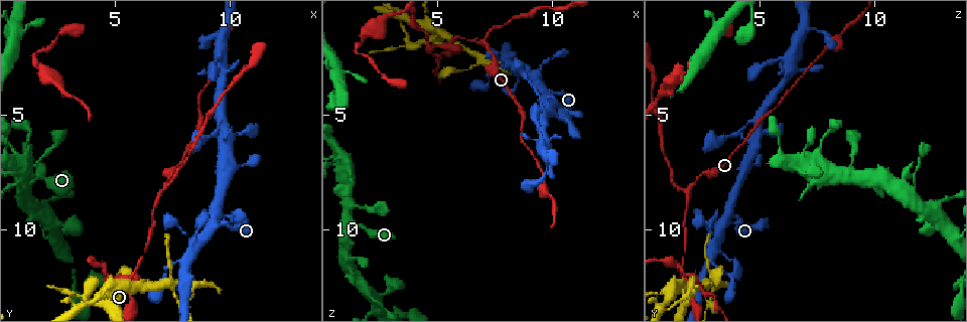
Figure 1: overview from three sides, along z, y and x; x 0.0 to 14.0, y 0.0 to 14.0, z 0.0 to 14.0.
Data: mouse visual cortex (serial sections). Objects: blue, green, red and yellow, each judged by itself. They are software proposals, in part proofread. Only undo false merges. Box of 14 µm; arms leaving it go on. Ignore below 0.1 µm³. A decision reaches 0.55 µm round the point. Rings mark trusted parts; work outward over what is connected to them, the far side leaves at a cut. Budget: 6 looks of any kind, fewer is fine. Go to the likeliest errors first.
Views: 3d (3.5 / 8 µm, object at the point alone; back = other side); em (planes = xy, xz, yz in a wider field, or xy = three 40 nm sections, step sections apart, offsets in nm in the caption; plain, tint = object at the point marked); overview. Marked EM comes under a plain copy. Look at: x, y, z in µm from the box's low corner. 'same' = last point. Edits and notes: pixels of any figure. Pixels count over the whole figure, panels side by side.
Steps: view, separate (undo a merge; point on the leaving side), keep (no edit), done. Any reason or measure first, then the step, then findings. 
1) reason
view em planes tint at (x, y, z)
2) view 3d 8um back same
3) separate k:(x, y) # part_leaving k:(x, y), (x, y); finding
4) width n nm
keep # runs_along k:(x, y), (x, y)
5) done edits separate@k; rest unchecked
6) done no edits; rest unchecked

abrupt turn
view 3d 8um at (7.2, 8.3, 2.1)

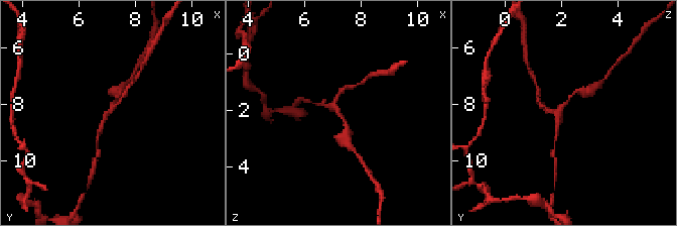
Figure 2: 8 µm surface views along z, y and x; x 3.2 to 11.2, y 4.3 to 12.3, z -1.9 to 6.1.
view em planes tint at (7.1, 8.2, 2.0)

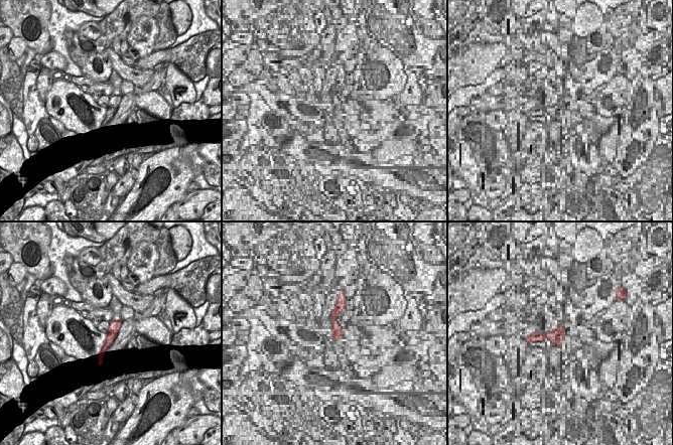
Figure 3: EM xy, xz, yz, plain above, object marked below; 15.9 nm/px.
arms 3
separate 2:(538, 101) # part_leaving 2:(102, 123), (97, 136), (96, 160); a second cell is stuck on

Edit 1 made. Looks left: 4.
view overview

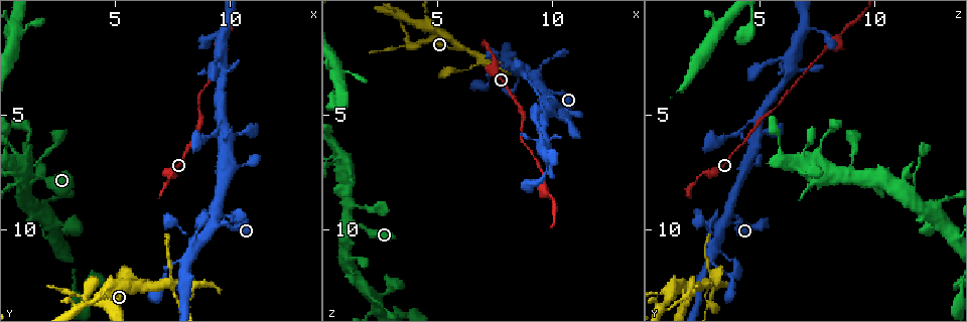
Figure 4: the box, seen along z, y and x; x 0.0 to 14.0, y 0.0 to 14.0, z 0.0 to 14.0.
thin neck
view 3d 8um at (7.9, 12.3, 3.0)

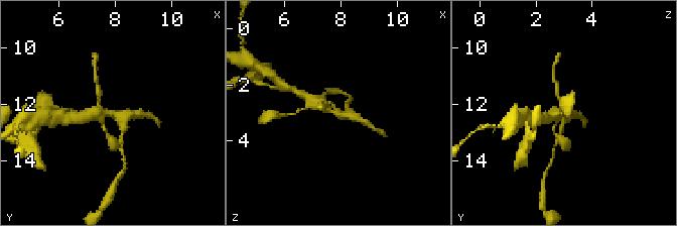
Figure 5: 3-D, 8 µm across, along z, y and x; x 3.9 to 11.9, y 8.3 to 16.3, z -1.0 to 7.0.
shape alone is not enough
view em xy step 1 tint at (7.8, 12.3, 3.0)

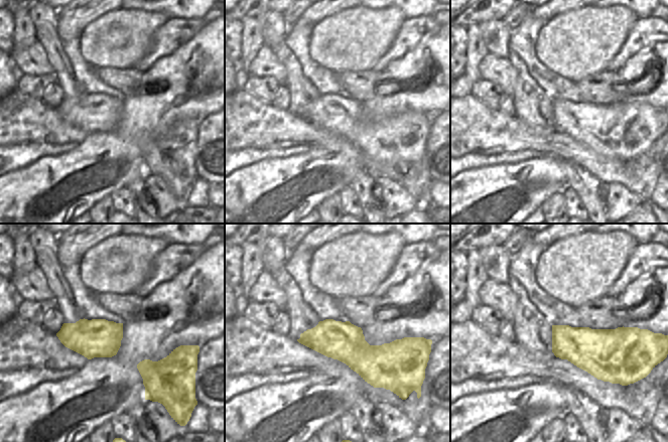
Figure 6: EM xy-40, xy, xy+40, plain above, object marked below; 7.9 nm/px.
keep # runs_along 6:(301, 339), (343, 340), (356, 352), (404, 344); continuous, no second cell

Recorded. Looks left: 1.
done edits separate@2; rest unchecked

